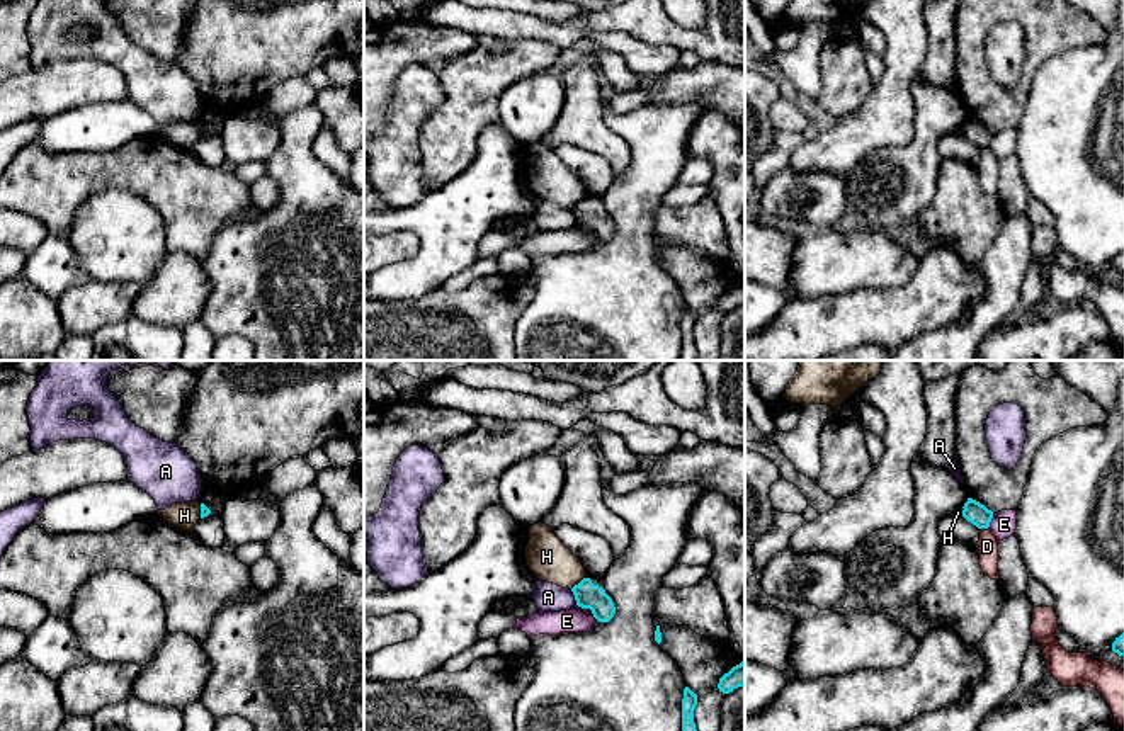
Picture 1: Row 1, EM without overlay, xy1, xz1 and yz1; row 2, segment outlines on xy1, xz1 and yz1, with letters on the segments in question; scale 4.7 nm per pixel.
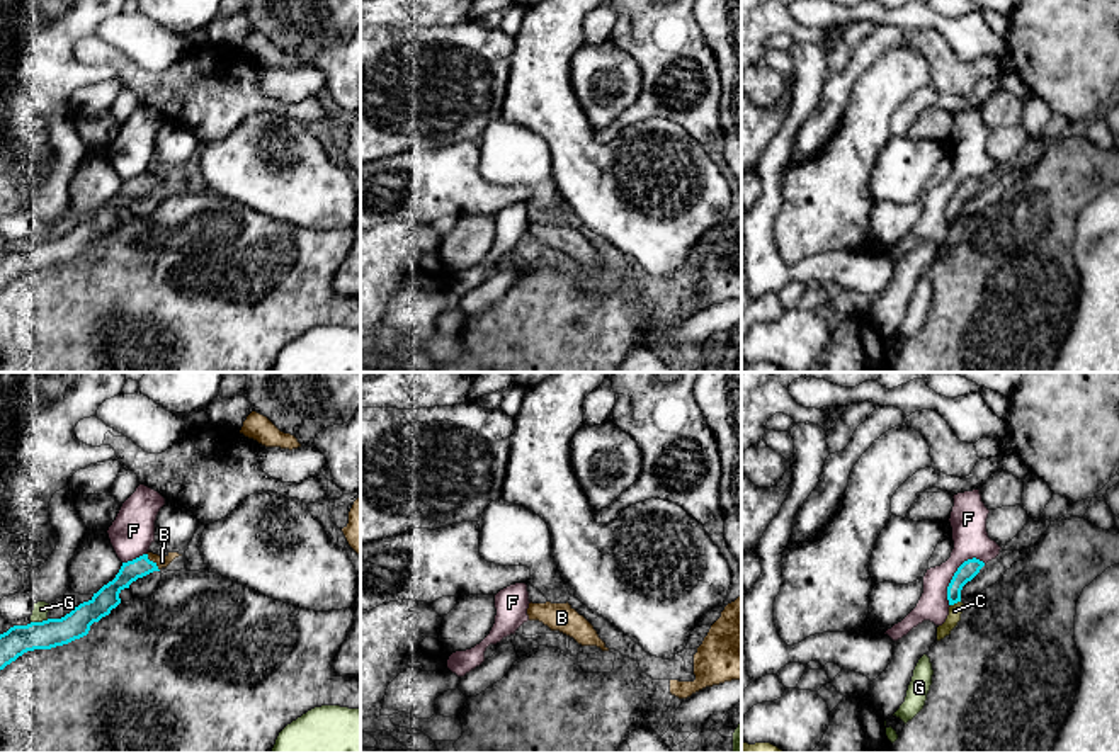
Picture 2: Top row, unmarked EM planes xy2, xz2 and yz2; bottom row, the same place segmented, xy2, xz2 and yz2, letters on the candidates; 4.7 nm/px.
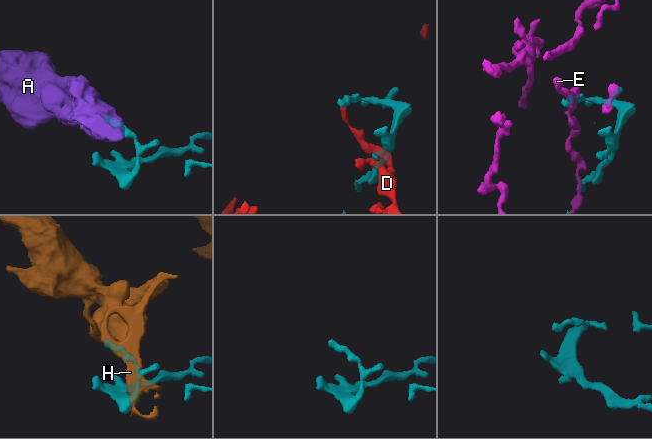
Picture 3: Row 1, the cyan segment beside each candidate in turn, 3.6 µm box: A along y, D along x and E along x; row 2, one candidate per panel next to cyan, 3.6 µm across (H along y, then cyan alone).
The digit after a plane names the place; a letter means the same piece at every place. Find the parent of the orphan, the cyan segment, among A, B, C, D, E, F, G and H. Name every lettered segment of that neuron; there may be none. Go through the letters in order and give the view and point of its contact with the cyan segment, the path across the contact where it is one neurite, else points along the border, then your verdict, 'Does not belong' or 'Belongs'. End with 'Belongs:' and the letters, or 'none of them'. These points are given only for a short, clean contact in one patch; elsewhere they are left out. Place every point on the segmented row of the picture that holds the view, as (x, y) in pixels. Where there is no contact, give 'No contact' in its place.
A: Touches cyan at xz1 (575, 597). Does not belong
B: Touches cyan at xy2 (152, 561). Path across: xy2 (130, 571), (152, 561), (162, 561). Belongs
C: Touches cyan at yz2 (954, 602). Boundary: yz2 (959, 600), (951, 605). Does not belong
D: Touches cyan at yz1 (983, 527). Does not belong
E: Touches cyan at yz1 (990, 521). Does not belong
F: Touches cyan at yz2 (954, 575). Does not belong
G: Touches cyan at xy2 (39, 622). Does not belong
H: Touches cyan at xz1 (579, 583). Boundary: xz1 (585, 577), (570, 589). Does not belong
Belongs: B

